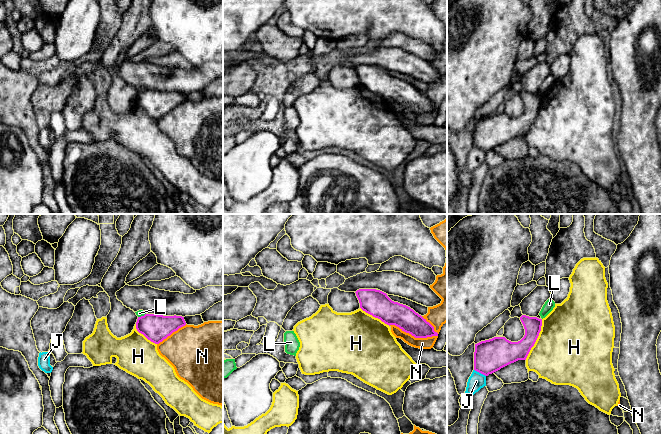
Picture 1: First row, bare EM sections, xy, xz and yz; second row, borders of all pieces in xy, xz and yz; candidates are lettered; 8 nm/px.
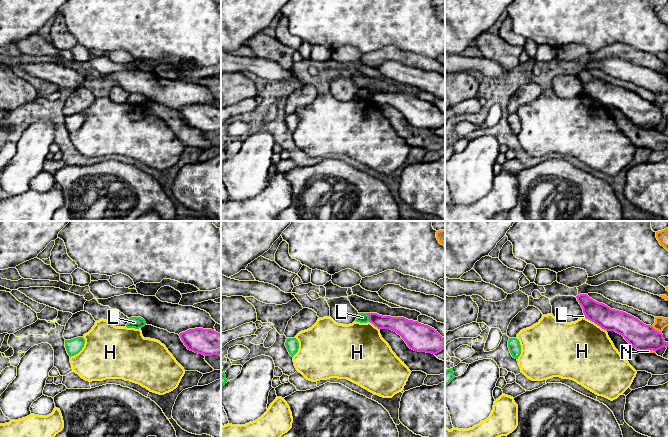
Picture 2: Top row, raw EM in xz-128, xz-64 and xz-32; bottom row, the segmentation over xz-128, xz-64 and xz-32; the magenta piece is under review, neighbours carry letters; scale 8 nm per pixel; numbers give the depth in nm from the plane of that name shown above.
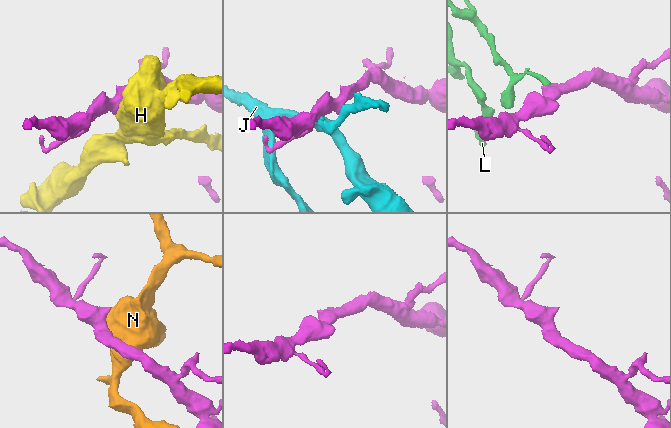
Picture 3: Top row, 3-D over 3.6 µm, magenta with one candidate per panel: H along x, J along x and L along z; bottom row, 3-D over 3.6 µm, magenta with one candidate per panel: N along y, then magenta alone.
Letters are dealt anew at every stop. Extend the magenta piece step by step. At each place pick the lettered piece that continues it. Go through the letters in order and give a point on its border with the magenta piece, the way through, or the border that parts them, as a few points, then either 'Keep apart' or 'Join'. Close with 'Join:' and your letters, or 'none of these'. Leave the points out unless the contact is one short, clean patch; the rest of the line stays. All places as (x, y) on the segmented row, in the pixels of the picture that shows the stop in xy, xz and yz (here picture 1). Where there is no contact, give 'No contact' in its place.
H: Touches magenta at yz (536, 339). Keep apart
J: Touches magenta at yz (480, 372). Keep apart
L: Touches magenta at xy (141, 316). Boundary: xy (145, 313), (138, 317). Keep apart
N: Touches magenta at xz (413, 335). Keep apart
Join: none of these

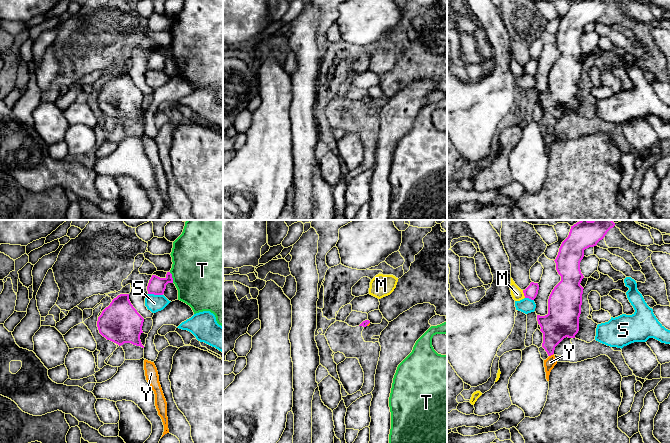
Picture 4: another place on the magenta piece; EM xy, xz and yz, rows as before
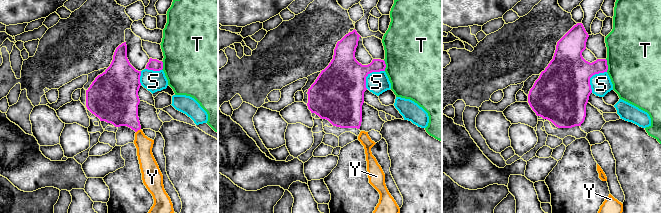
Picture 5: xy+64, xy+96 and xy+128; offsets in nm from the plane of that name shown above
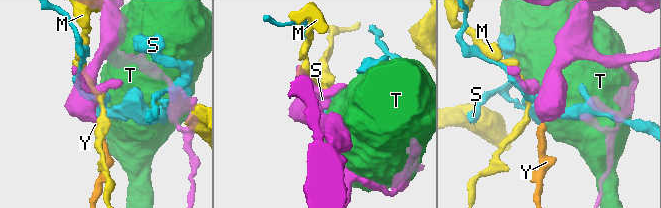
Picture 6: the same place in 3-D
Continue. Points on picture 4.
M: Touches magenta at yz (524, 294). Keep apart
S: Touches magenta at xy (155, 294). Keep apart
T: Touches magenta at xy (171, 277). Keep apart
Y: Touches magenta at yz (551, 354). Path across: yz (558, 324), (551, 338), (551, 354), (550, 362). Join
Join: Y

